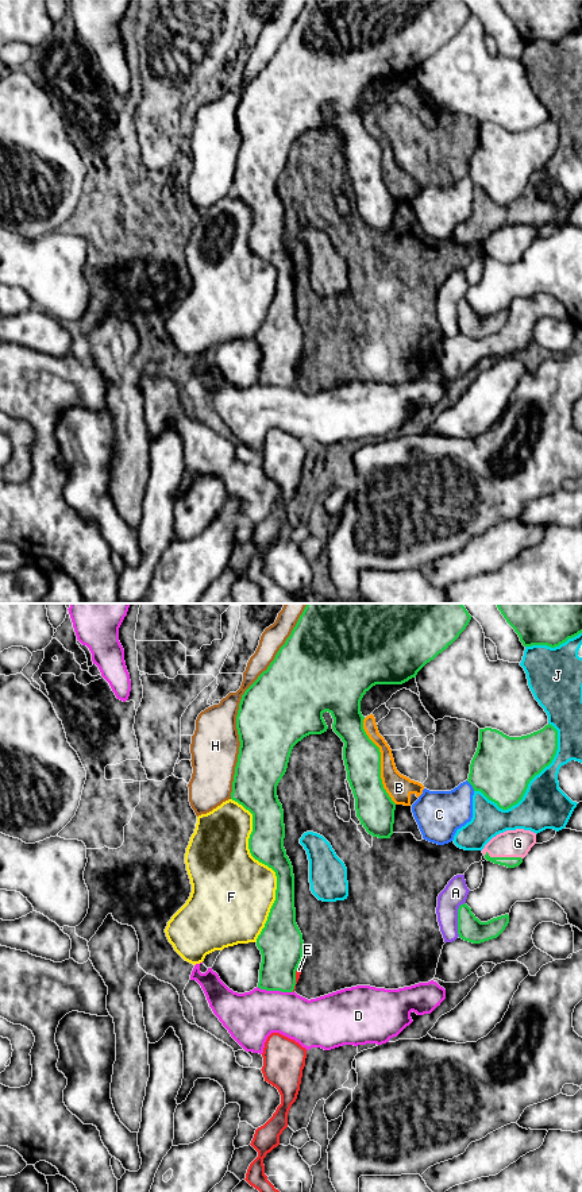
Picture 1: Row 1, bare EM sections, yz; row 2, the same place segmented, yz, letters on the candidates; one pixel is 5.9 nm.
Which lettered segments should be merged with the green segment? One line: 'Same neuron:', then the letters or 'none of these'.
Same neuron: C, G

